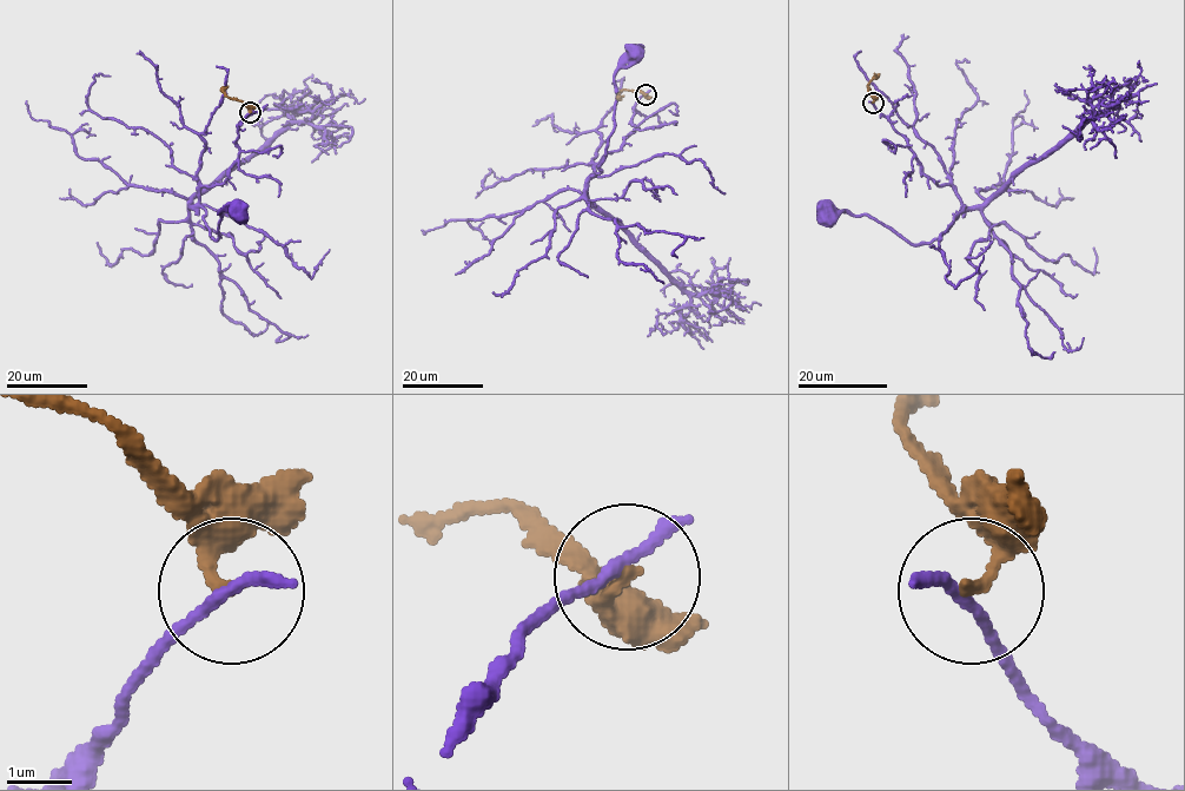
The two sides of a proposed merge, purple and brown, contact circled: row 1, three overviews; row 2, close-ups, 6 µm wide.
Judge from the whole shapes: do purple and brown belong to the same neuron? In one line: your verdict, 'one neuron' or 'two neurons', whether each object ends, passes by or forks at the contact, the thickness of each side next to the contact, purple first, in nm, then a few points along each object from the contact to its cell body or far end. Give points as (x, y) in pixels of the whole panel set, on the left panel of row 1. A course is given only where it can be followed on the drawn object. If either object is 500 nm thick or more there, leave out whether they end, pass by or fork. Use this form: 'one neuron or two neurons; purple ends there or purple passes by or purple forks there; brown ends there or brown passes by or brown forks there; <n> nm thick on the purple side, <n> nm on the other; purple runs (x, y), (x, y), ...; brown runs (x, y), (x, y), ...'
two neurons; purple ends there; brown ends there; 240 nm thick on the purple side, 200 nm on the other; purple runs (250, 113), (239, 125), (238, 160), (227, 178), (199, 189), (204, 222), (213, 239), (218, 213), (239, 212); brown runs (250, 112), (240, 100), (232, 99), (222, 91), (227, 86)

